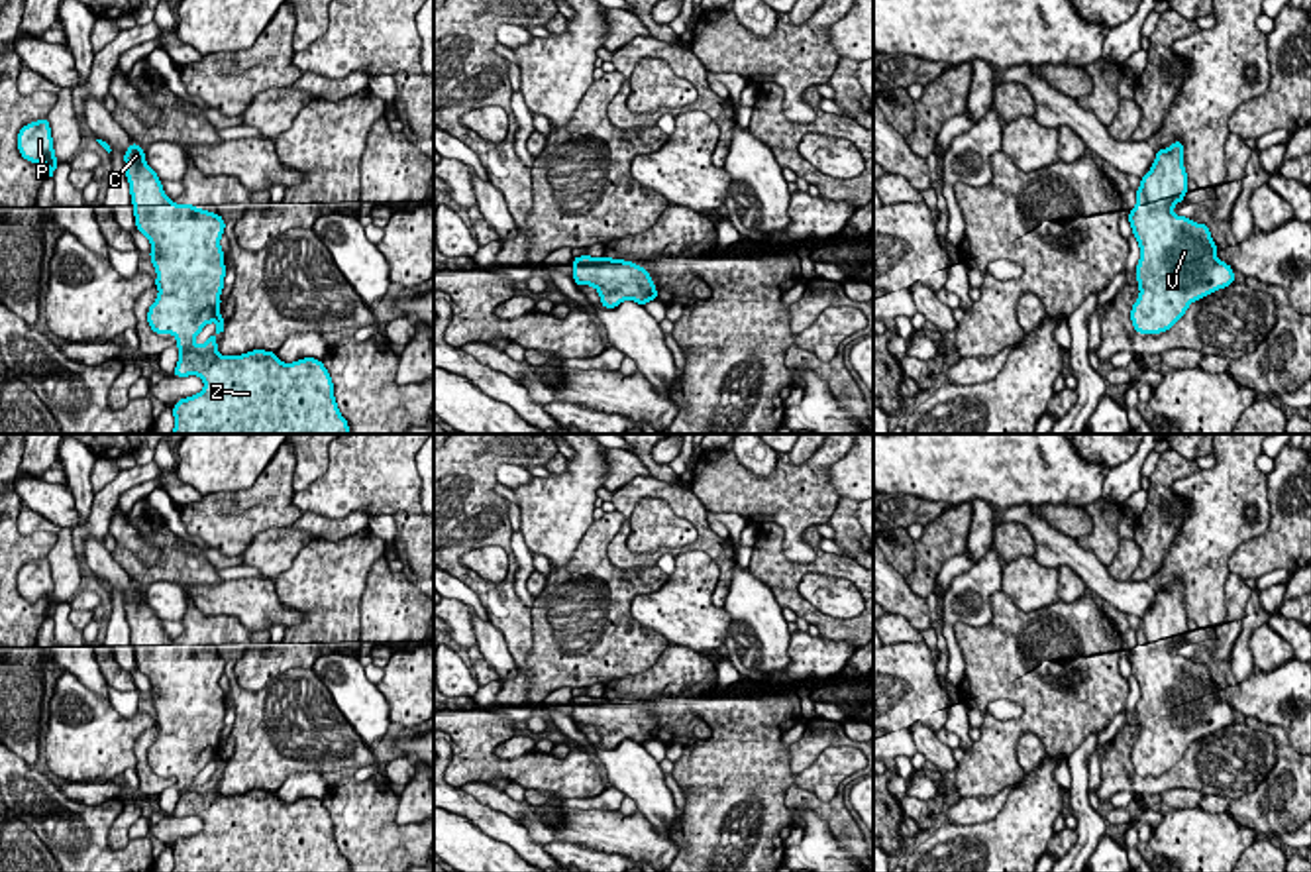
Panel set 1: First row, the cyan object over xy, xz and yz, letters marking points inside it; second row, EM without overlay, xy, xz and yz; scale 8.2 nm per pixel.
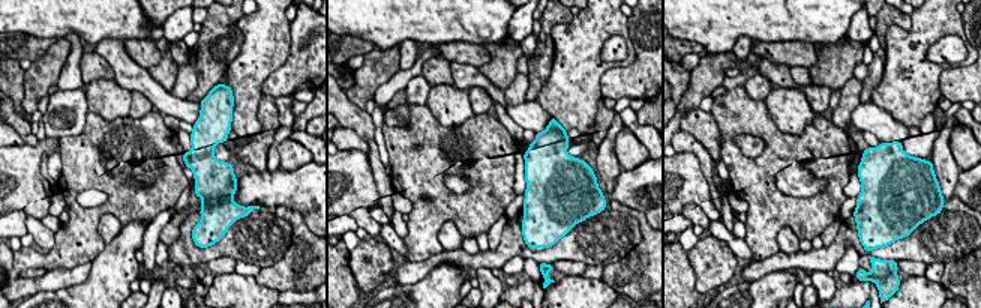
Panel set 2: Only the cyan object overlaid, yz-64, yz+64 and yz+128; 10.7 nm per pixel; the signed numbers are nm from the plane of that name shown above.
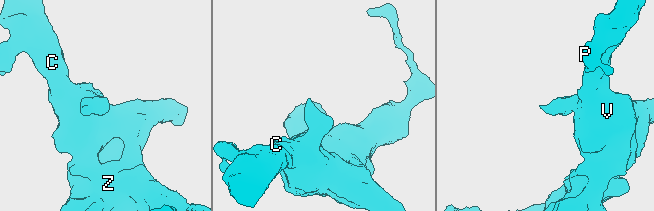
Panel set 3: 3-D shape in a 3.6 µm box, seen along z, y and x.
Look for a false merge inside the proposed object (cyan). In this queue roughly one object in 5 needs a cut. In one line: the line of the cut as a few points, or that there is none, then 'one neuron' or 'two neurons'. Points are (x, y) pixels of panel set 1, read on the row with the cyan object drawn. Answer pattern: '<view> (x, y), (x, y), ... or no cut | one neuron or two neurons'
no cut | one neuron

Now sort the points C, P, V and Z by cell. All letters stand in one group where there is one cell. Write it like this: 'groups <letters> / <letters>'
groups C P V Z

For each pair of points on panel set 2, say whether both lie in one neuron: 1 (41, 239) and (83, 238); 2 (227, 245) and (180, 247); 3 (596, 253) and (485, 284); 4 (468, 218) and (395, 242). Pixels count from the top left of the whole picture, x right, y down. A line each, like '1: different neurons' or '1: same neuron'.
1: different neurons
2: same neuron
3: different neurons
4: different neurons

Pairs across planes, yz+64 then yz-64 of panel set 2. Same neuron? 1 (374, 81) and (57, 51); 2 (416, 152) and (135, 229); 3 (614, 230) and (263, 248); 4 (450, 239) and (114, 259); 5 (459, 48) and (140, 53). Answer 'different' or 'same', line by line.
1: same
2: different
3: same
4: different
5: same

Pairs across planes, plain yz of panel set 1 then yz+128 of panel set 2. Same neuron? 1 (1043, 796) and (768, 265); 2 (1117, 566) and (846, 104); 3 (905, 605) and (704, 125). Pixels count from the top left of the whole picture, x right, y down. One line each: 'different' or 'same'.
1: different
2: same
3: same

